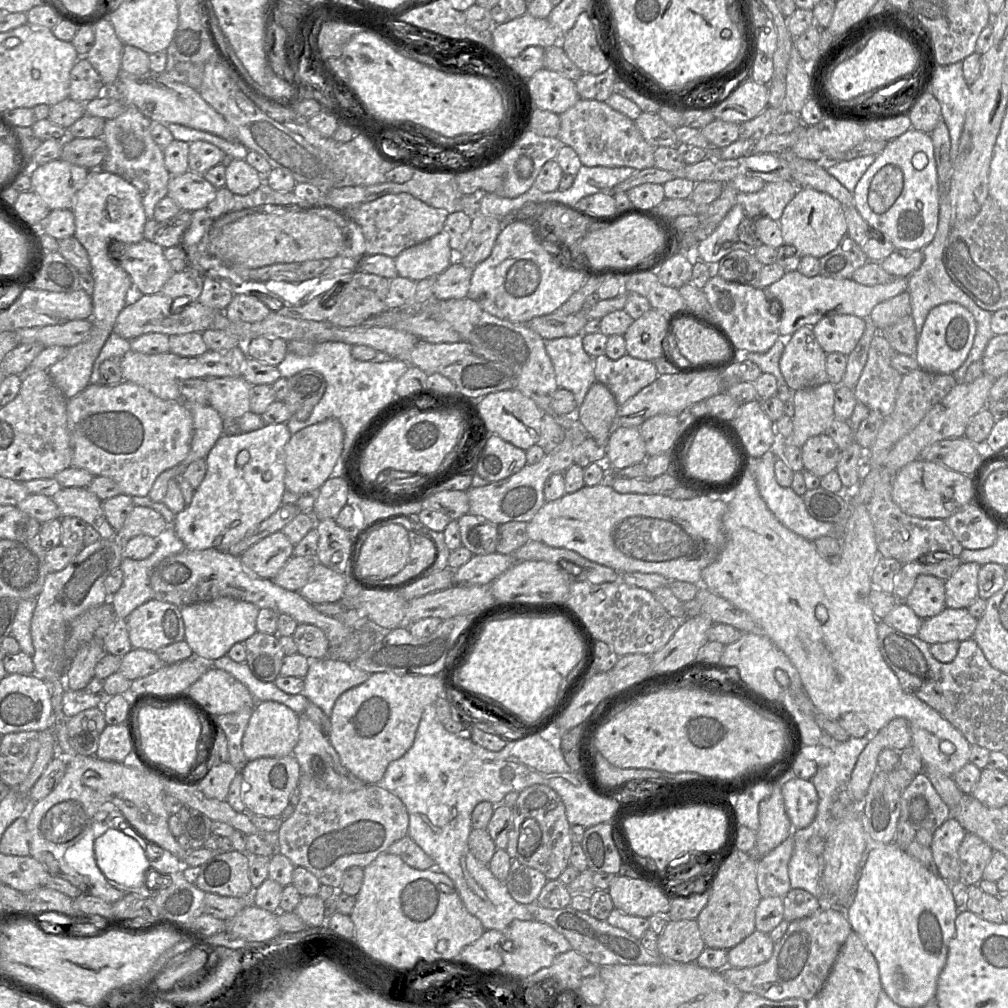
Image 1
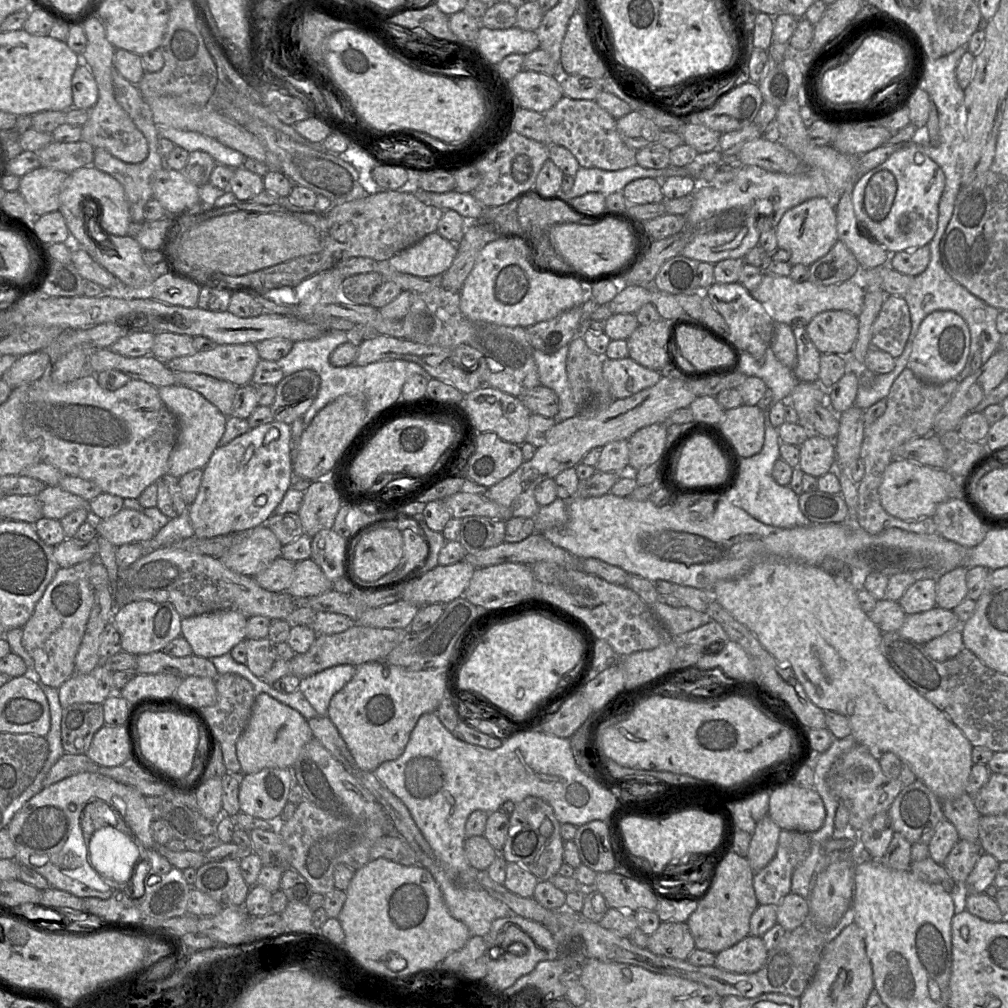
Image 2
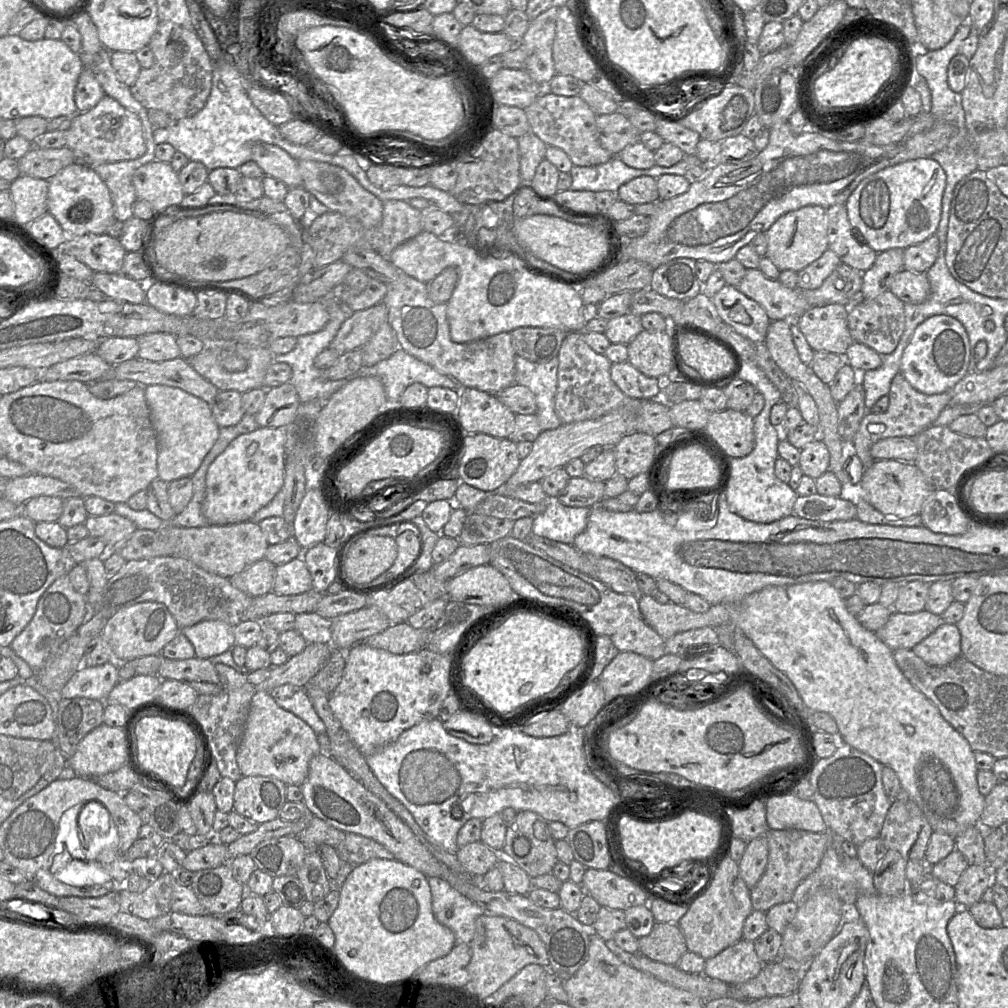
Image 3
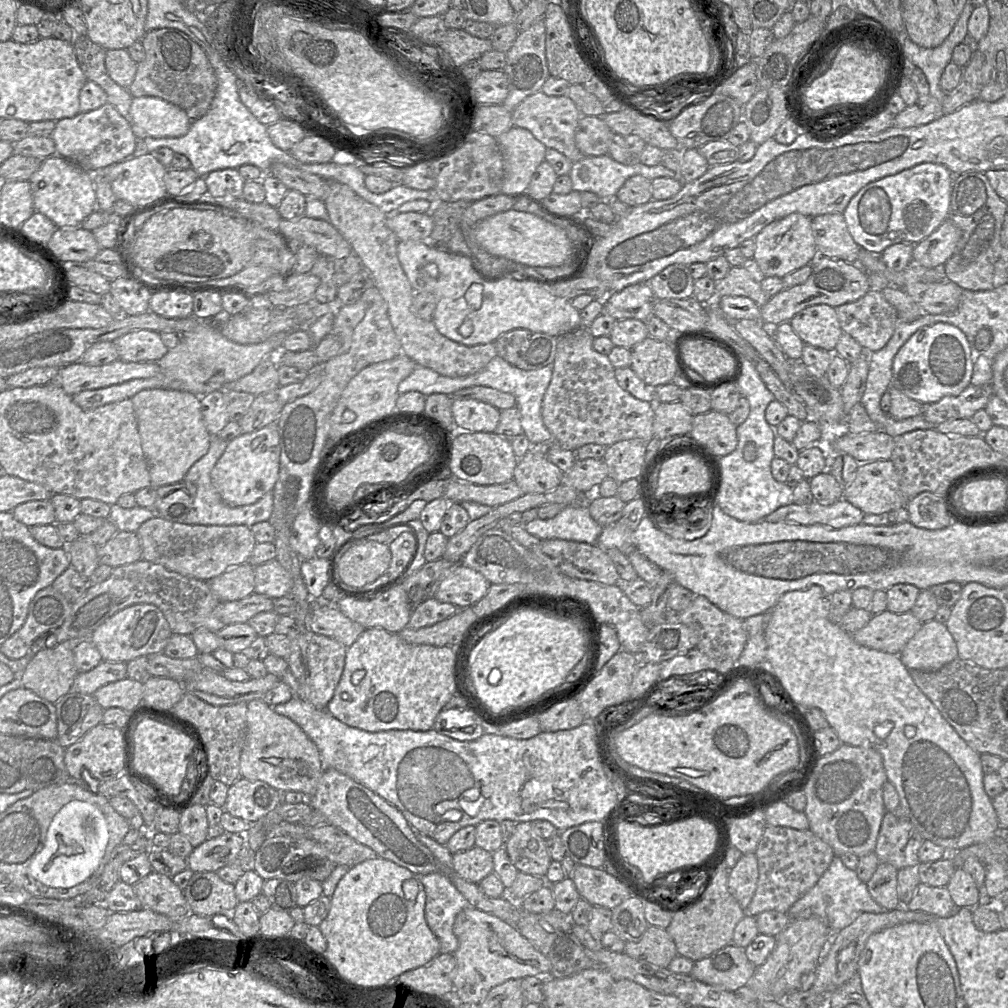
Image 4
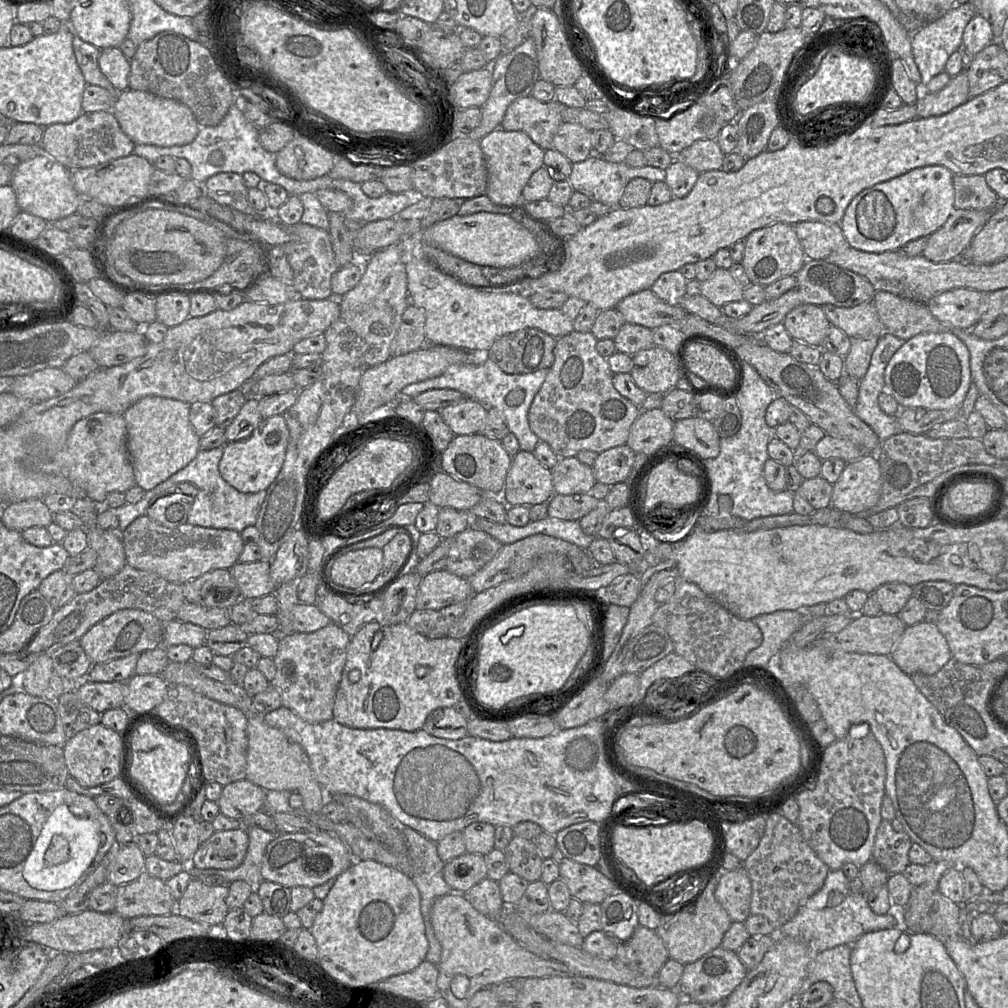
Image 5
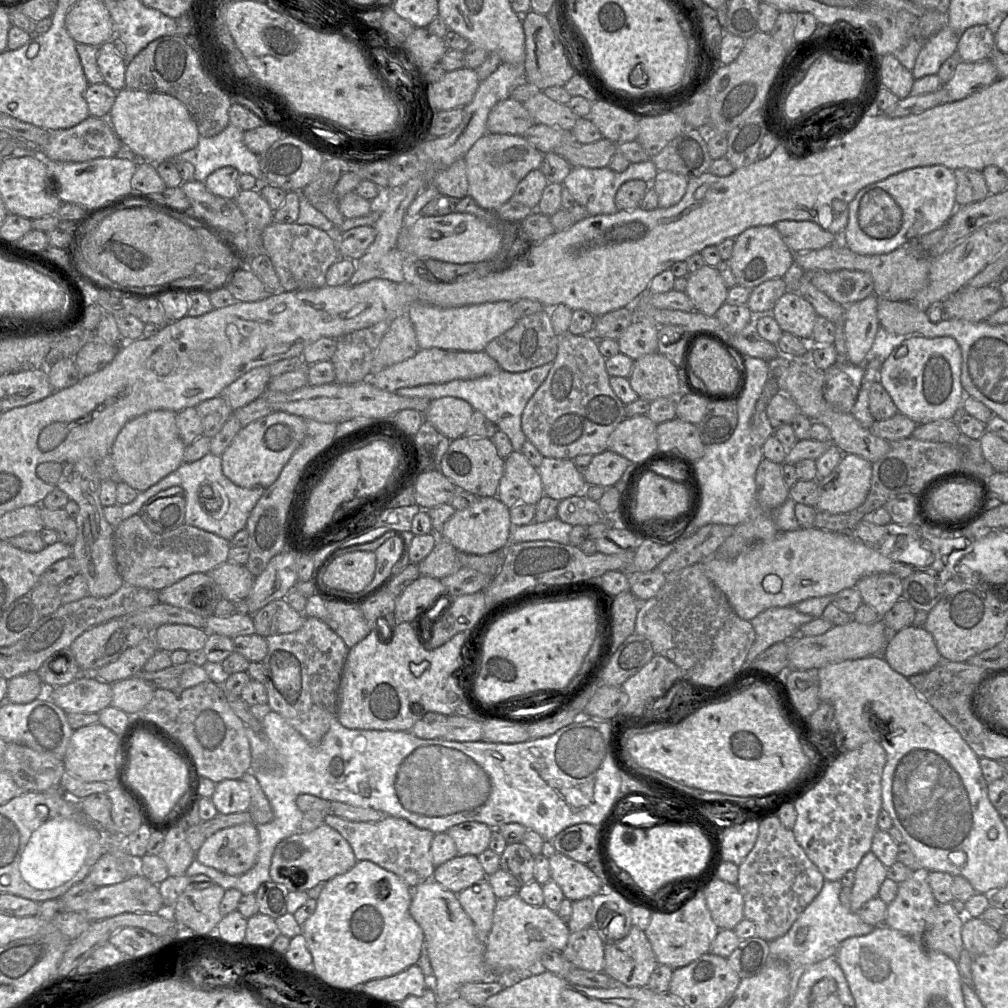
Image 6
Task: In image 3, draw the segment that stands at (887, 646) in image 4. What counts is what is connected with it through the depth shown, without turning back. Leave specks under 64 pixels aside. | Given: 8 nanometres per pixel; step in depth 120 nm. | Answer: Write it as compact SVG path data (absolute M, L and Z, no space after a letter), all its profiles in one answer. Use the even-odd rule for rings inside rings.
M927 610L916 613L892 612L887 623L876 632L891 649L912 649L941 624L941 616Z

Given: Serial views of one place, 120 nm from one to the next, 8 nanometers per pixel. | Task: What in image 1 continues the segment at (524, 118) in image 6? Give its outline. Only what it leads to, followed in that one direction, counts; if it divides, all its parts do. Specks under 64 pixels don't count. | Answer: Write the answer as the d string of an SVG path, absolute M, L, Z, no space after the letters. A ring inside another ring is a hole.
M579 99L574 106L560 114L560 119L558 138L577 153L583 166L631 167L636 170L655 166L654 150L657 147L643 138L633 120L612 109L606 102Z

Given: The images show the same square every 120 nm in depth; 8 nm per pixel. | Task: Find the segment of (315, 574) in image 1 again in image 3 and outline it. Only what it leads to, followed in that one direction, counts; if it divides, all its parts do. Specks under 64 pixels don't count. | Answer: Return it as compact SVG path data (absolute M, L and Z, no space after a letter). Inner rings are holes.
M302 557L276 567L272 589L276 594L300 595L312 590L312 578Z

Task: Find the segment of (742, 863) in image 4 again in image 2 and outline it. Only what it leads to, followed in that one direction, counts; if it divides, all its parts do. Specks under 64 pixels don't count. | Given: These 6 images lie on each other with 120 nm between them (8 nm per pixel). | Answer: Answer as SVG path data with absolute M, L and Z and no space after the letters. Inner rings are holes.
M768 814L757 823L746 857L754 873L759 872L774 858L780 831L780 827Z

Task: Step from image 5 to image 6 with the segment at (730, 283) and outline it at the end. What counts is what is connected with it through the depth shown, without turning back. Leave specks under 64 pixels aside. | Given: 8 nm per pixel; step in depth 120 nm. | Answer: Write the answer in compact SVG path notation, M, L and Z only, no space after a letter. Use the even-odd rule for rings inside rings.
M704 264L687 275L685 293L694 304L695 310L714 316L722 304L726 303L728 287L718 269Z

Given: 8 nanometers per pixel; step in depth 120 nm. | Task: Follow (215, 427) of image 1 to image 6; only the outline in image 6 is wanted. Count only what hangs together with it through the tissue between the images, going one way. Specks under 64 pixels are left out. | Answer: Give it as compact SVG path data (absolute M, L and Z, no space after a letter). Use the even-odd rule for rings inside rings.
M154 410L137 416L124 425L111 448L111 458L120 481L142 492L180 467L187 446L178 432L177 413Z

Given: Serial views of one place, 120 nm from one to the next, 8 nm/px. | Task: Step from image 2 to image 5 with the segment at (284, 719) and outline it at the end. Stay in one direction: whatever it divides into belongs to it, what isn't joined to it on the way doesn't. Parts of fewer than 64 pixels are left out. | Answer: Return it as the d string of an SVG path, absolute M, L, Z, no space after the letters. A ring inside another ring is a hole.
M248 715L247 723L247 763L246 779L261 787L265 791L270 790L289 790L298 792L303 797L303 810L306 813L316 813L321 810L328 801L334 800L320 785L311 769L308 755L304 748L298 743L290 740L279 729L269 726L263 719L264 715Z

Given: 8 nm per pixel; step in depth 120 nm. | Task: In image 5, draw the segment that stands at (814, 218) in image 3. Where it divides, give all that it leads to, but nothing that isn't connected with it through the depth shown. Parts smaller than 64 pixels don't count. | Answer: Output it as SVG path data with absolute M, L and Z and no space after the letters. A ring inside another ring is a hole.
M777 222L752 230L745 237L745 250L741 264L753 284L767 286L774 281L796 274L807 258L793 225Z

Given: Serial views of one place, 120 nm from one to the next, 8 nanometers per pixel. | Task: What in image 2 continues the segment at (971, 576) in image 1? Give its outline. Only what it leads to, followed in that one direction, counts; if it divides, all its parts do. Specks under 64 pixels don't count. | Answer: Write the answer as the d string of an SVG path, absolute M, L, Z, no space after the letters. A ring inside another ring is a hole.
M959 566L938 578L936 585L936 605L938 607L953 610L967 598L967 571L967 567Z

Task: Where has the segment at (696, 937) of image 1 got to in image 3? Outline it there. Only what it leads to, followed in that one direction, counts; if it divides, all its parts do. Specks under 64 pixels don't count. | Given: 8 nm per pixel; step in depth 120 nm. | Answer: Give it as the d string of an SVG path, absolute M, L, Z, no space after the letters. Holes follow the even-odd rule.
M655 922L650 934L638 939L639 954L666 965L677 965L688 951L678 923Z

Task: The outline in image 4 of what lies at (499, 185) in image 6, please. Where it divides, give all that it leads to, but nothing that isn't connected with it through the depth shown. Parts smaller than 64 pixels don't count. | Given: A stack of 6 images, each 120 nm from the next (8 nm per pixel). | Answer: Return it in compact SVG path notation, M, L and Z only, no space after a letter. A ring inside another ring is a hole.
M515 126L496 139L504 159L501 193L525 196L535 170L545 161L547 147L529 130Z

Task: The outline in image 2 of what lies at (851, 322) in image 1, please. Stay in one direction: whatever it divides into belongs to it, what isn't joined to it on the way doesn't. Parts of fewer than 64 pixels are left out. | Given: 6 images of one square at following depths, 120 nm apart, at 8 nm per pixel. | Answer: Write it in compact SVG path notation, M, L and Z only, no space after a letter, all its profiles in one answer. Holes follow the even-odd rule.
M828 310L817 314L806 325L806 331L821 354L835 353L848 357L858 336L858 316L843 310Z

